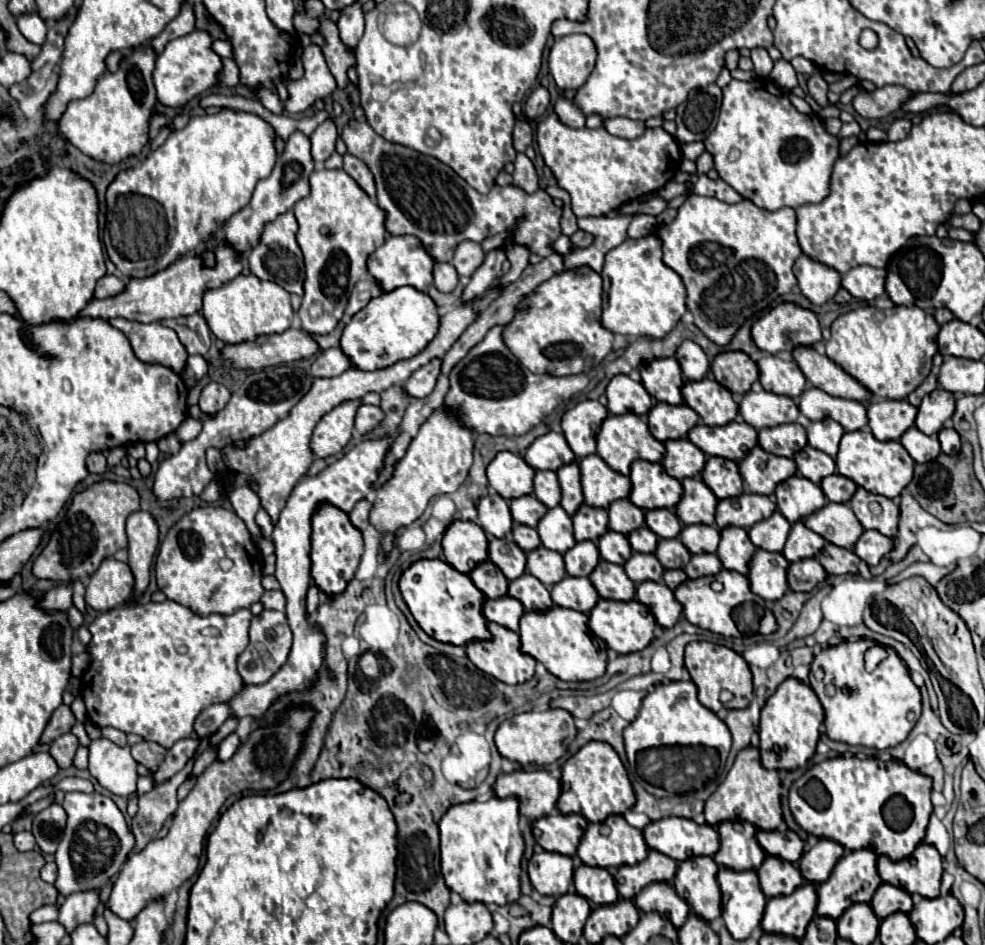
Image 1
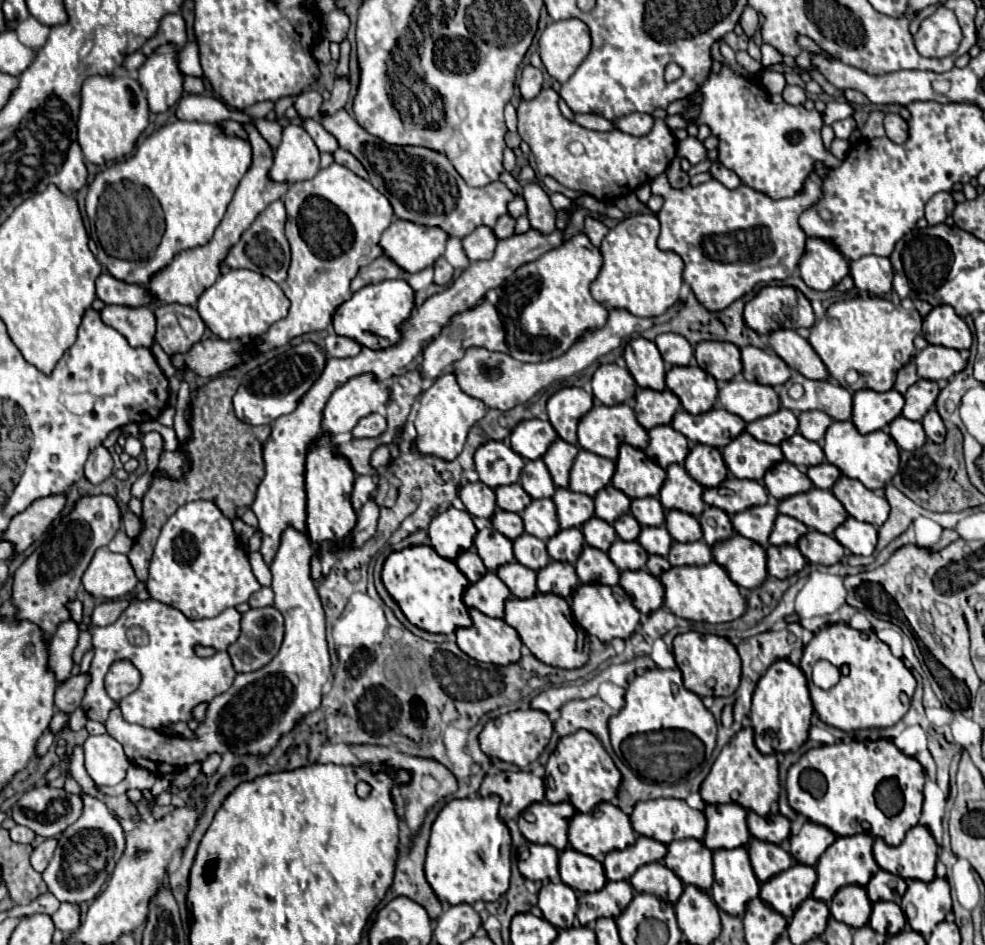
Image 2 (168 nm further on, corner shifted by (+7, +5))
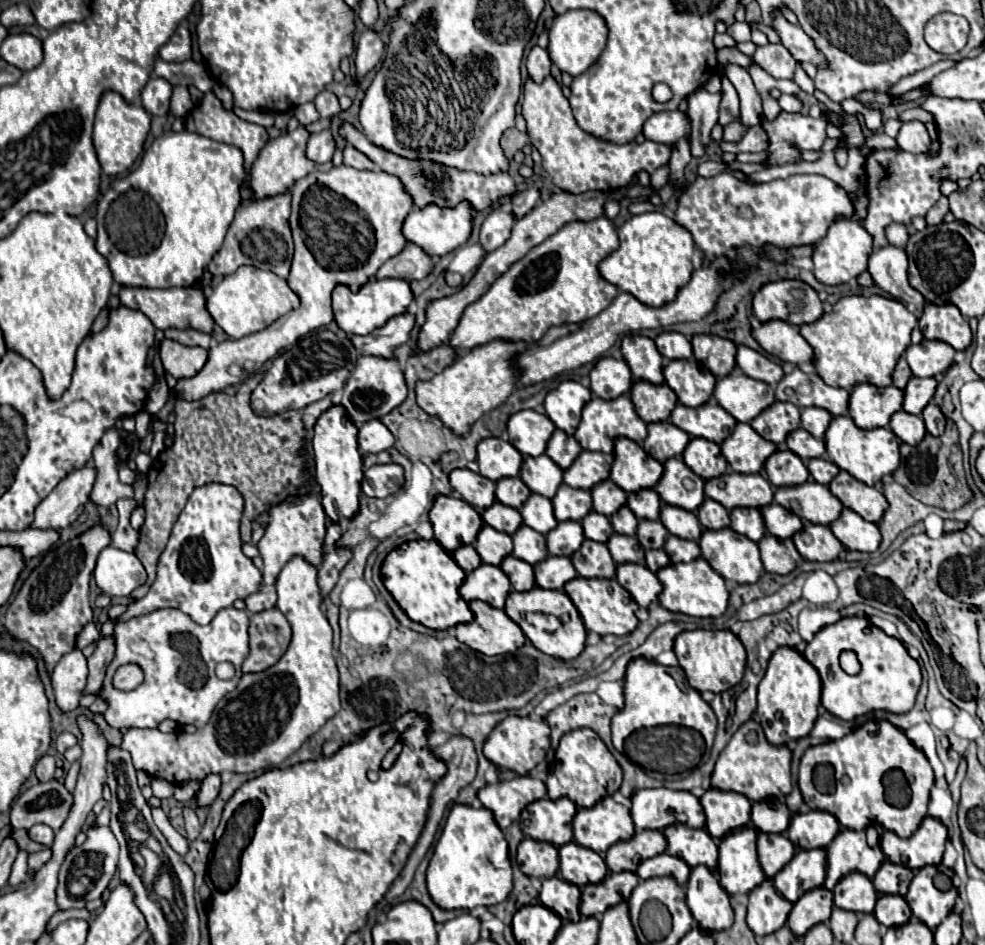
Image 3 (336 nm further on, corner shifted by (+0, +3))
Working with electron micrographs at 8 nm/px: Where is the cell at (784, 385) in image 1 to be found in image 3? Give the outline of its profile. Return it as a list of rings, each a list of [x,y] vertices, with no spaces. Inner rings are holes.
[[[738,345],[738,353],[736,353],[736,365],[742,369],[744,375],[752,377],[752,379],[760,379],[764,383],[778,383],[784,375],[782,367],[776,361],[770,361],[768,357],[756,353],[754,349],[746,347],[746,345]]]

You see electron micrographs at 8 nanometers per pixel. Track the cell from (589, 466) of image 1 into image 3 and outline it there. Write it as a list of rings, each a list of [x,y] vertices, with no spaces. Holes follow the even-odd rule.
[[[582,451],[574,463],[564,469],[564,483],[574,489],[592,489],[596,483],[608,479],[612,455],[600,451]]]

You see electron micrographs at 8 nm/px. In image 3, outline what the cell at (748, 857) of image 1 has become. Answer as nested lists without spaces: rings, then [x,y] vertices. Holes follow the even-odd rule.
[[[710,787],[700,797],[700,803],[706,815],[706,829],[716,839],[750,823],[752,801],[746,795]]]

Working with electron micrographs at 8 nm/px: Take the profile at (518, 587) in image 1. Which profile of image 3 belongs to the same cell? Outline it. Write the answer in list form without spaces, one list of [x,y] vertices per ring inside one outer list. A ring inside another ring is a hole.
[[[508,555],[500,563],[500,569],[508,575],[514,591],[530,591],[532,587],[536,587],[536,583],[534,583],[534,569],[532,569],[532,565],[524,563],[522,559],[516,559],[516,557]]]

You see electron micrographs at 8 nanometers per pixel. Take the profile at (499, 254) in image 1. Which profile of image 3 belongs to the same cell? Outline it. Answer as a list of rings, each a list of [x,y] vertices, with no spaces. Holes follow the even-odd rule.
[[[530,187],[522,193],[516,193],[512,197],[512,213],[516,215],[516,219],[524,217],[532,207],[536,207],[540,203],[540,189],[538,187]]]

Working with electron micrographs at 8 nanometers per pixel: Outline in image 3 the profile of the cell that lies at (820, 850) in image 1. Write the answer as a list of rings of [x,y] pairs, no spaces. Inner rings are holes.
[[[812,809],[808,813],[794,813],[786,833],[798,849],[824,849],[840,831],[838,819],[828,811]]]

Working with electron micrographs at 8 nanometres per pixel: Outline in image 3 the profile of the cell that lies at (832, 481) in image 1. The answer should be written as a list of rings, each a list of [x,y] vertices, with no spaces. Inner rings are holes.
[[[818,457],[818,459],[810,459],[808,461],[808,471],[810,475],[814,477],[814,481],[822,483],[822,485],[828,485],[832,481],[832,477],[836,477],[836,473],[840,471],[834,463]]]

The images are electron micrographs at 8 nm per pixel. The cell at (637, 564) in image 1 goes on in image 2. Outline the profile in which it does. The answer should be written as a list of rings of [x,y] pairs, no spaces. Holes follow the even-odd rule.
[[[617,539],[609,549],[611,561],[617,565],[619,571],[639,571],[645,569],[649,555],[637,541],[621,541]]]

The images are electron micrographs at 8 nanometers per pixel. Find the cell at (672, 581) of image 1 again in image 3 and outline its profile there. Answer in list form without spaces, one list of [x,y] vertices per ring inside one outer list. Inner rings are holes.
[[[650,549],[644,555],[644,563],[652,573],[656,573],[660,567],[666,567],[670,563],[670,559],[668,559],[668,555],[664,555],[662,549]]]

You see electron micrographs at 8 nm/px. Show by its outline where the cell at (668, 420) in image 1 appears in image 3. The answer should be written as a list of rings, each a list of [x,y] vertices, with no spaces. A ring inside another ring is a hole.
[[[634,381],[630,387],[630,397],[636,407],[636,413],[644,423],[666,421],[678,403],[676,393],[666,383],[654,385],[644,381]]]

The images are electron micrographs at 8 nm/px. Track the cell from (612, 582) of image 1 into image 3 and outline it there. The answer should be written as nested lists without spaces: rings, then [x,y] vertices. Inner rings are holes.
[[[584,539],[578,553],[572,555],[572,563],[582,577],[606,577],[612,579],[616,575],[616,563],[604,543]],[[580,555],[584,561],[580,561]]]

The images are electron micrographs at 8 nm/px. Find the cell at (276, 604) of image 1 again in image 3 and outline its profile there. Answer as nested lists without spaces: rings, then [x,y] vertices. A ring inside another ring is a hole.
[[[256,591],[256,593],[248,595],[248,599],[244,599],[244,603],[250,613],[260,613],[260,611],[276,605],[276,591]]]

